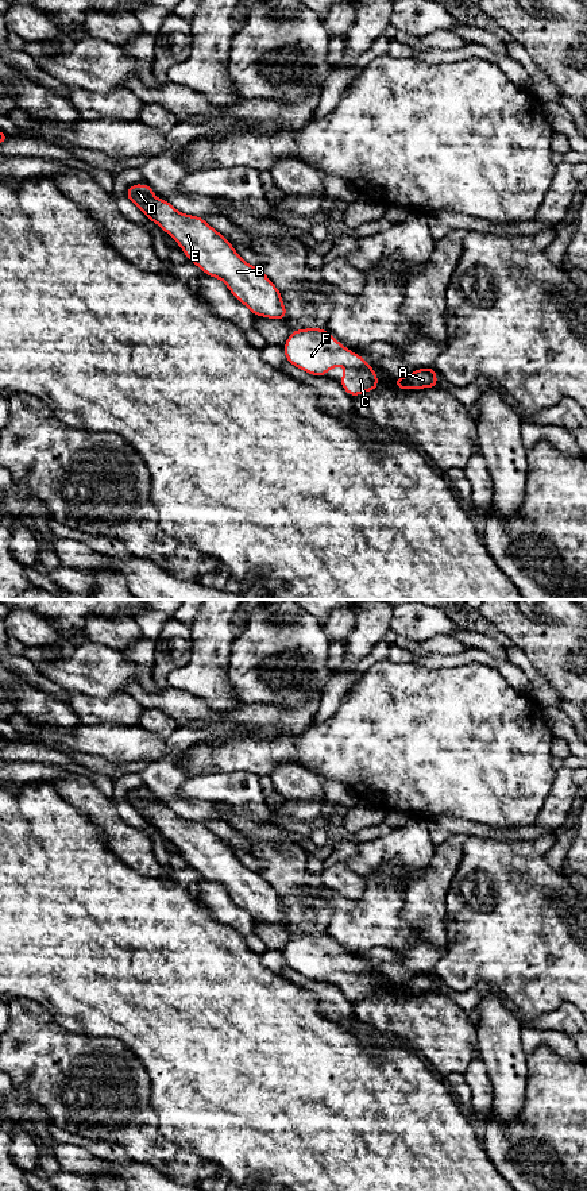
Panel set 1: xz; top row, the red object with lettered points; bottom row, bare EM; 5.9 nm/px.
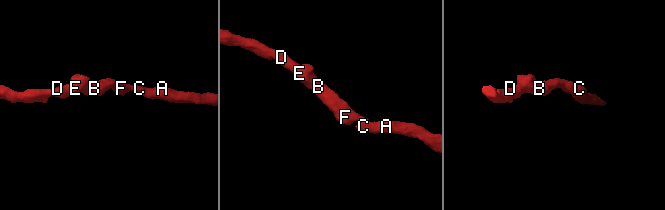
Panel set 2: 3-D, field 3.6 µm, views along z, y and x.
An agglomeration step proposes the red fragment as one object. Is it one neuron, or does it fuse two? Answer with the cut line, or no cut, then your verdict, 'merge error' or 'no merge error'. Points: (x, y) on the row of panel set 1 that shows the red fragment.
no cut | no merge error

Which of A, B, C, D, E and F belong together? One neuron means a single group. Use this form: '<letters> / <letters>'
A B C D E F

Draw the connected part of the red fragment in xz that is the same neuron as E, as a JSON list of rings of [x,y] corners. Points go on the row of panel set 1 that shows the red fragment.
[[[132,184],[125,196],[148,221],[157,223],[179,244],[189,262],[197,265],[206,275],[221,280],[254,316],[286,319],[287,309],[274,282],[260,269],[247,263],[232,243],[204,217],[185,215],[169,200],[157,198],[151,185]]]

